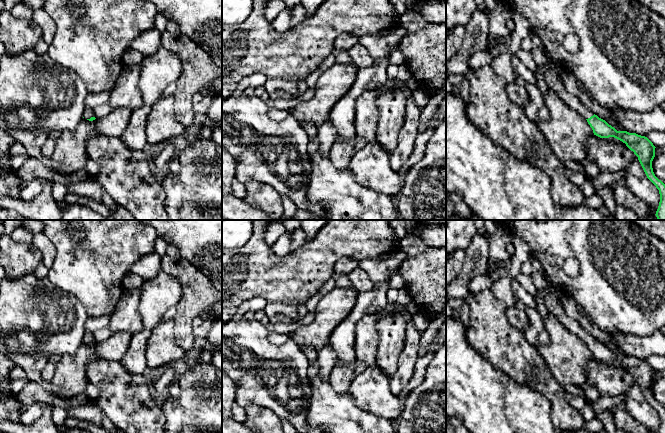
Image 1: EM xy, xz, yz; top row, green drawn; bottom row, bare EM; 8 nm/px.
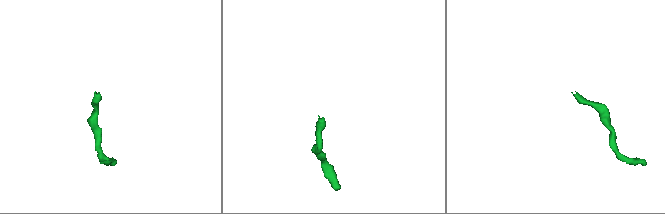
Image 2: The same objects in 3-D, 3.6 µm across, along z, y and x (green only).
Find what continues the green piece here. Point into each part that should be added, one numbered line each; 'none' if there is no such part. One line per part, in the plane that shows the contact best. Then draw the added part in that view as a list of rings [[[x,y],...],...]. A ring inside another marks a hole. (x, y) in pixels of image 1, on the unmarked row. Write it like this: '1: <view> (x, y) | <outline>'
1: yz (550, 296) | [[[550,285],[539,289],[539,295],[543,298],[548,313],[554,315],[559,322],[571,333],[578,336],[585,343],[590,342],[594,337],[589,334],[576,320],[570,318],[559,301],[559,293]]]

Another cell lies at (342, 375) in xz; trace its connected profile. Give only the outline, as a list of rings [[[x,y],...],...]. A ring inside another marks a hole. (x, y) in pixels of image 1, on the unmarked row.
[[[357,359],[347,363],[335,362],[329,377],[329,383],[335,392],[339,394],[346,394],[348,393],[354,378],[361,374],[366,367],[365,363]]]

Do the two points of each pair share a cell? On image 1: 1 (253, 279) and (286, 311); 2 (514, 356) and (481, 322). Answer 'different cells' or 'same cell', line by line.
1: different cells
2: same cell

